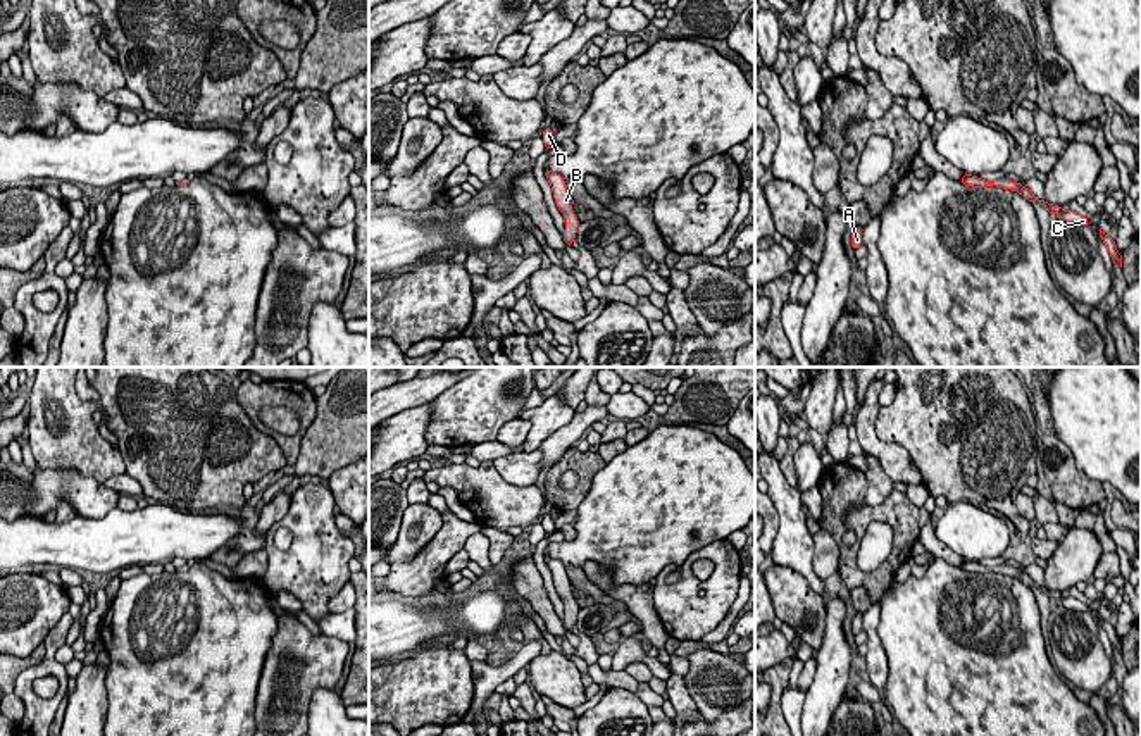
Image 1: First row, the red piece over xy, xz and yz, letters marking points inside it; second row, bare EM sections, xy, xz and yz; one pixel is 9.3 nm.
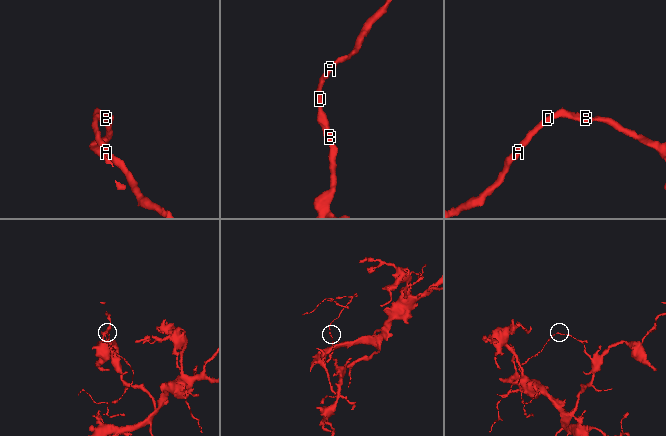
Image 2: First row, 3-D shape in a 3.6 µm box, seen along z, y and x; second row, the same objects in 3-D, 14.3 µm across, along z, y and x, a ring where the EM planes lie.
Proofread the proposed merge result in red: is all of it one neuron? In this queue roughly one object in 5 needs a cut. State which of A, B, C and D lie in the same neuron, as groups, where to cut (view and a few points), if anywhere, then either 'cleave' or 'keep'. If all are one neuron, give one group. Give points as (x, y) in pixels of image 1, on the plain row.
A B C D; no cut; keep

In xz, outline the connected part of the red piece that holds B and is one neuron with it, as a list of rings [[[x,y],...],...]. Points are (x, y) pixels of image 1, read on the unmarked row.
[[[546,555],[545,562],[552,571],[553,584],[555,584],[558,596],[565,602],[564,603],[565,605],[564,627],[565,627],[565,631],[572,633],[572,626],[576,624],[577,612],[579,612],[579,607],[577,607],[576,600],[572,598],[574,586],[560,560],[550,558]]]

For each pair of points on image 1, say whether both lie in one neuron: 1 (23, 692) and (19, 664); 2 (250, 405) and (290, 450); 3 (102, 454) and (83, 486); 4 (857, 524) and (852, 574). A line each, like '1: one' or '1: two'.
1: two
2: one
3: two
4: one

